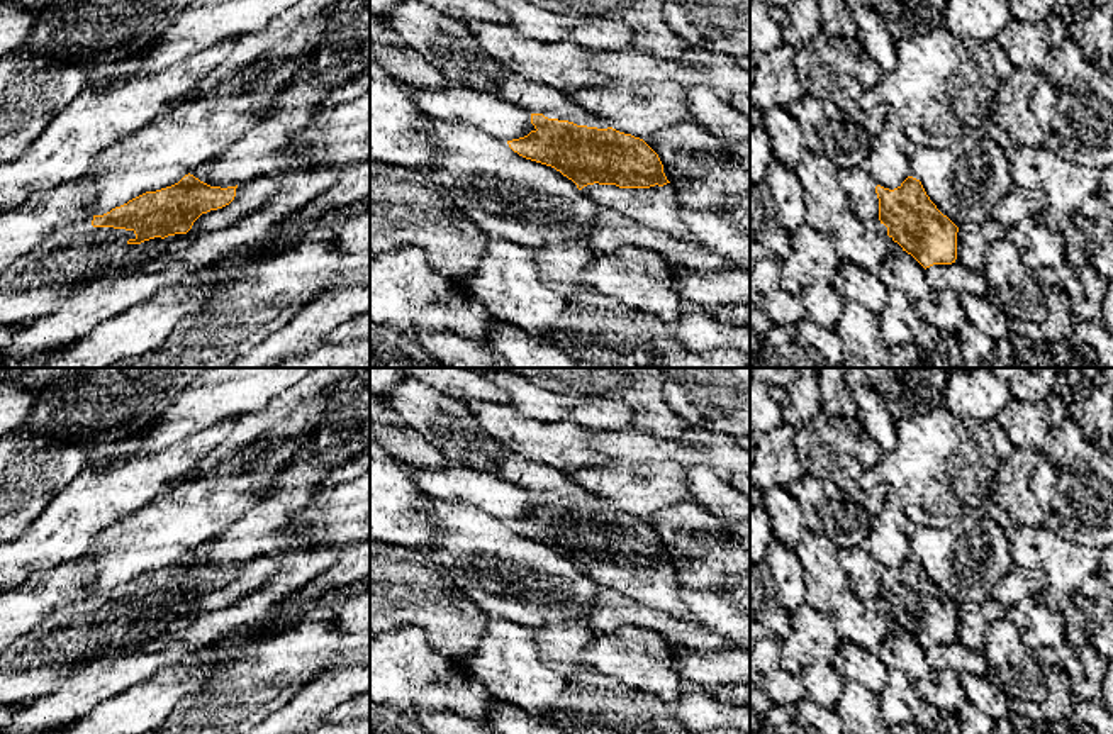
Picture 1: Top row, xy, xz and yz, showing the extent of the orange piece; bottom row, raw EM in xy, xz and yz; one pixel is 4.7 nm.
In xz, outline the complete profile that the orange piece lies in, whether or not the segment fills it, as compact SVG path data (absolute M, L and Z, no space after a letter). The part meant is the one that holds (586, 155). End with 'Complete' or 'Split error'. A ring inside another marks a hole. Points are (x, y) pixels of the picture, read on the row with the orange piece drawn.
M531 114L531 124L534 129L528 136L507 141L514 153L555 168L602 209L616 210L646 227L662 224L665 232L691 239L680 219L684 207L677 202L677 188L667 180L658 154L643 139L612 127L577 125L543 114Z. Split error

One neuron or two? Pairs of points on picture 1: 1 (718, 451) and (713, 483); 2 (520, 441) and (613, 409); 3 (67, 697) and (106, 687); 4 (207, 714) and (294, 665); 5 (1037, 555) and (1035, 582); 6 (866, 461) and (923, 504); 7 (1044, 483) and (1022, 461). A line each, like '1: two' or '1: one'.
1: two
2: two
3: one
4: one
5: two
6: two
7: two

